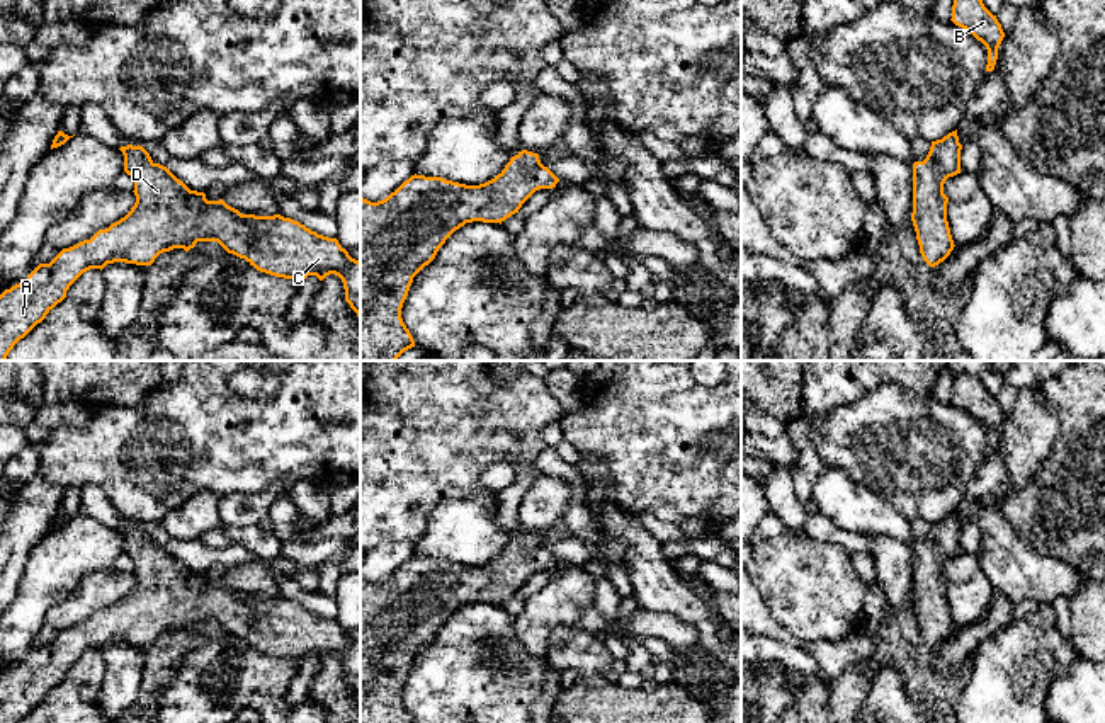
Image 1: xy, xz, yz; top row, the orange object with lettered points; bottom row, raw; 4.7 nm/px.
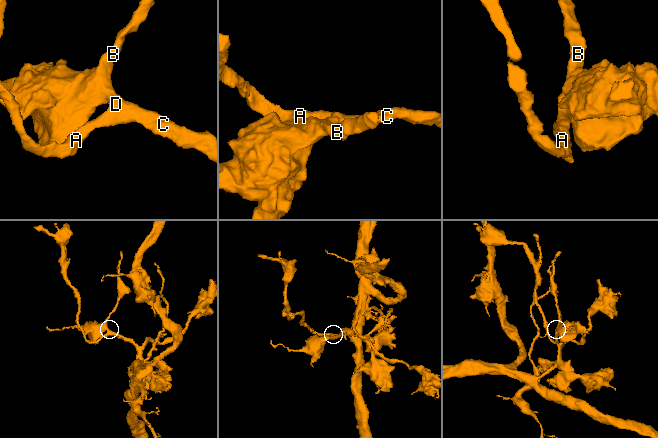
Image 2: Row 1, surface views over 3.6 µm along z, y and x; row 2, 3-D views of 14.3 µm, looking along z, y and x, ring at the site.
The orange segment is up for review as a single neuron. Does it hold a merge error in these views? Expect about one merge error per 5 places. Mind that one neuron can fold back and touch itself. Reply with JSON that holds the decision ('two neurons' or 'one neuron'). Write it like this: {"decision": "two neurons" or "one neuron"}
{"decision": "one neuron"}

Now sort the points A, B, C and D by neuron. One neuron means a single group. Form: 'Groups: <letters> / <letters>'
Groups: A B C D

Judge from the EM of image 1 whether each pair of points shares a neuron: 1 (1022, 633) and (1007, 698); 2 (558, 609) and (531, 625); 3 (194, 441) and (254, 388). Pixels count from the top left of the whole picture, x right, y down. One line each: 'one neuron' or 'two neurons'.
1: one neuron
2: one neuron
3: two neurons

